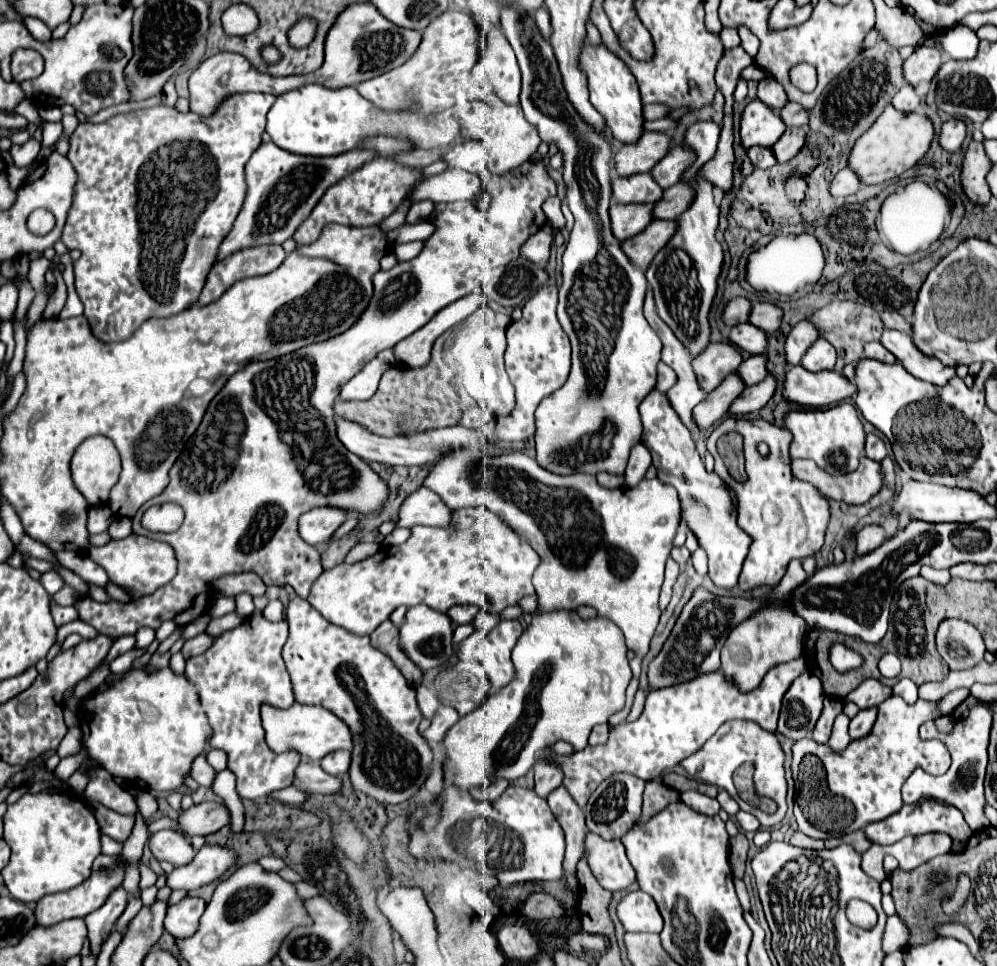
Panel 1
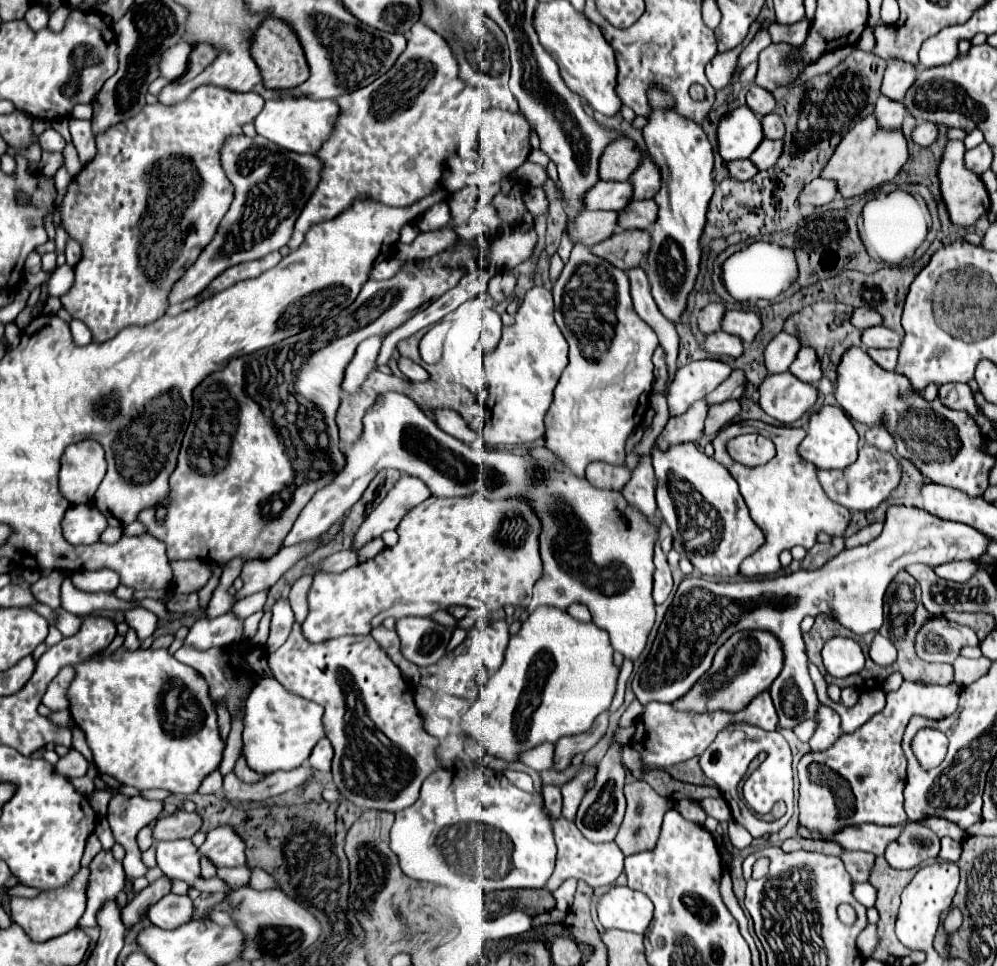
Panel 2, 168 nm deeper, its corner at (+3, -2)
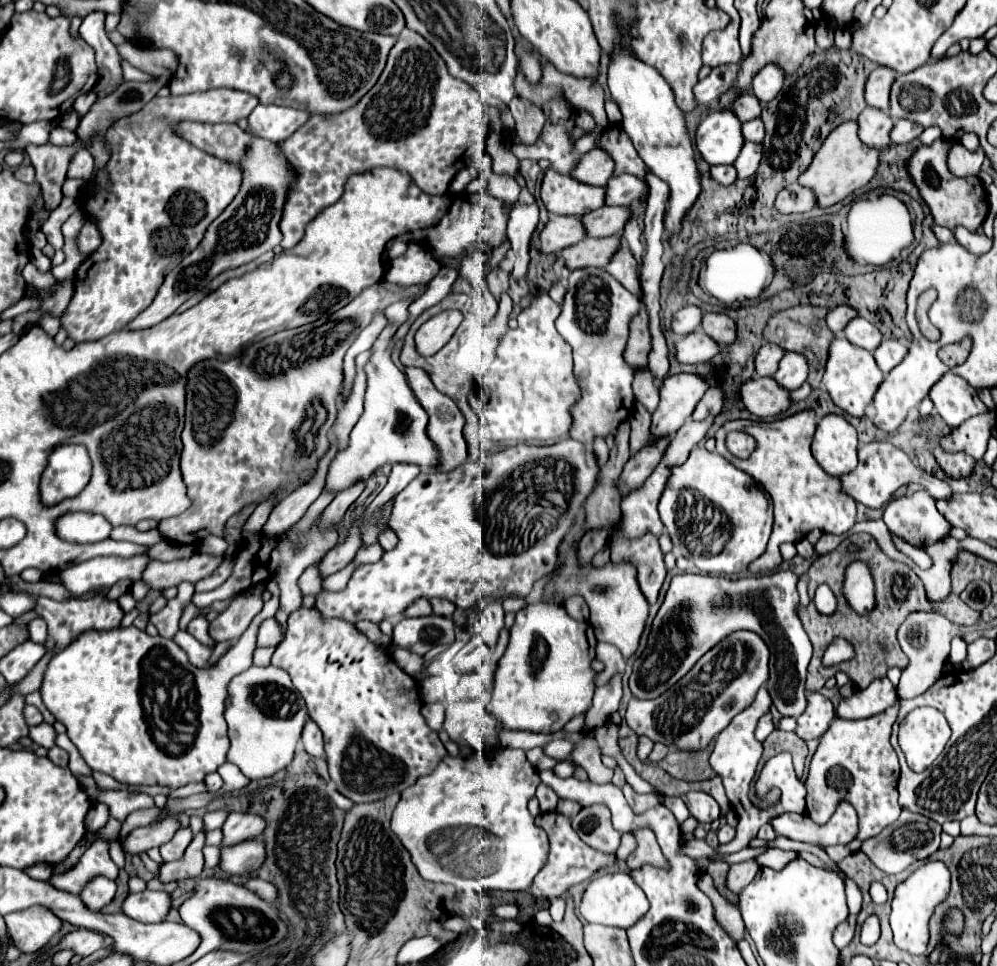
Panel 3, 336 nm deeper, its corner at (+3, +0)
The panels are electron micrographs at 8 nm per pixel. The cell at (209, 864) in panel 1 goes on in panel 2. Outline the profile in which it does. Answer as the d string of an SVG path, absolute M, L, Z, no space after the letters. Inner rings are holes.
M215 827L207 833L207 841L199 849L207 855L215 867L239 867L245 865L245 843L233 827Z

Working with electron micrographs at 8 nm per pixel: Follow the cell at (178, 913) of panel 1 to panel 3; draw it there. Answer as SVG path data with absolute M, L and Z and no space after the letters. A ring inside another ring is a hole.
M165 891L131 893L123 901L123 913L141 923L161 923L171 911L171 897Z

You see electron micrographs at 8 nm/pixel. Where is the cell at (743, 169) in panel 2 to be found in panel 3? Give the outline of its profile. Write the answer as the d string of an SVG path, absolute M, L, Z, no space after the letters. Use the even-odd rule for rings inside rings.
M717 165L711 167L711 177L721 185L731 185L733 181L737 181L737 171L733 169L733 165Z

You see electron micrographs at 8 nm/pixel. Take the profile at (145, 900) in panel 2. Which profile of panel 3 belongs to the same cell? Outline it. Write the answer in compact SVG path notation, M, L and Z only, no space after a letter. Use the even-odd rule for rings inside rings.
M197 833L193 837L191 845L187 847L183 859L173 861L173 863L163 863L161 865L161 873L159 873L161 883L199 877L201 871L203 871L203 865L205 865L205 859L203 859L203 841L205 841L205 835Z

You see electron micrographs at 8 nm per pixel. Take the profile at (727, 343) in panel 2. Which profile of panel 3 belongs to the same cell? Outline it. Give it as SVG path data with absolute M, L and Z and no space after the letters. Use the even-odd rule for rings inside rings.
M701 329L689 333L685 339L679 339L677 345L677 359L681 363L701 363L701 361L709 361L709 357L713 357L713 353L717 353L719 345Z

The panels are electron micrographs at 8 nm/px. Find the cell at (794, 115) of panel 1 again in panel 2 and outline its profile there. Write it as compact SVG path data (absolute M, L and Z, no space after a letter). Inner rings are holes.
M769 113L761 117L761 129L765 139L781 139L783 137L783 123L777 113Z

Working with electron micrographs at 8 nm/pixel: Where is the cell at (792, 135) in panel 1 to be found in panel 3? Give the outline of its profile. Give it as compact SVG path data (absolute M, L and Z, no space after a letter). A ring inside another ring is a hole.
M751 141L745 143L741 149L741 155L733 163L739 179L749 179L757 171L761 157L763 157L763 145L761 143L751 143Z

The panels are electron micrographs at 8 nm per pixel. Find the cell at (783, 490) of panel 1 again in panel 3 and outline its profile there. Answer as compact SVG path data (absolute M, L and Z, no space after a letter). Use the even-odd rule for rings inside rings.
M801 411L797 415L769 421L769 423L745 421L745 419L729 421L715 433L717 453L723 455L731 465L741 469L743 473L749 473L757 481L757 485L761 485L761 489L771 497L771 503L773 503L775 523L773 523L769 545L765 553L759 555L749 565L749 571L755 575L771 573L781 565L781 555L779 555L781 543L797 543L813 529L821 529L823 533L843 535L855 525L855 501L841 491L839 479L825 473L811 455L809 445L811 445L815 427L817 427L815 413ZM729 431L745 431L745 433L757 435L757 449L751 453L749 459L737 459L727 451L725 435Z

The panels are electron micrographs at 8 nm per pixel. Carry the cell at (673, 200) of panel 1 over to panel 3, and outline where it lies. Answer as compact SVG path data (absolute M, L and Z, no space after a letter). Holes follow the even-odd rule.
M605 205L601 209L595 209L593 213L583 215L583 223L589 237L611 237L623 233L629 217L633 217L633 211L629 207Z

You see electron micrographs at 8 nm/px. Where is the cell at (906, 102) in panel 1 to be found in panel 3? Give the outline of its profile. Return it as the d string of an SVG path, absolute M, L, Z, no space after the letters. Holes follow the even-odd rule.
M865 107L861 111L857 123L859 123L859 137L863 143L877 147L877 149L883 149L885 145L891 143L889 133L891 133L895 121L881 109Z

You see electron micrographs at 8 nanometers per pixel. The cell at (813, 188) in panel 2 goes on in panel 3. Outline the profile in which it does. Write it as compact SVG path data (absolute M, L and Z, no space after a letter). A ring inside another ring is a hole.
M799 183L785 187L775 201L775 209L779 213L803 213L817 205L817 197L813 197L813 189L805 189Z

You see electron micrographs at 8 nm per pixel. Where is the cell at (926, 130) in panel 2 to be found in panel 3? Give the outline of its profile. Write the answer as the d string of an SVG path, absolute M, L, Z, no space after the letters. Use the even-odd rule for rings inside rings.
M899 119L895 121L895 127L891 131L891 141L893 143L911 143L923 133L923 125L913 125L913 121Z

